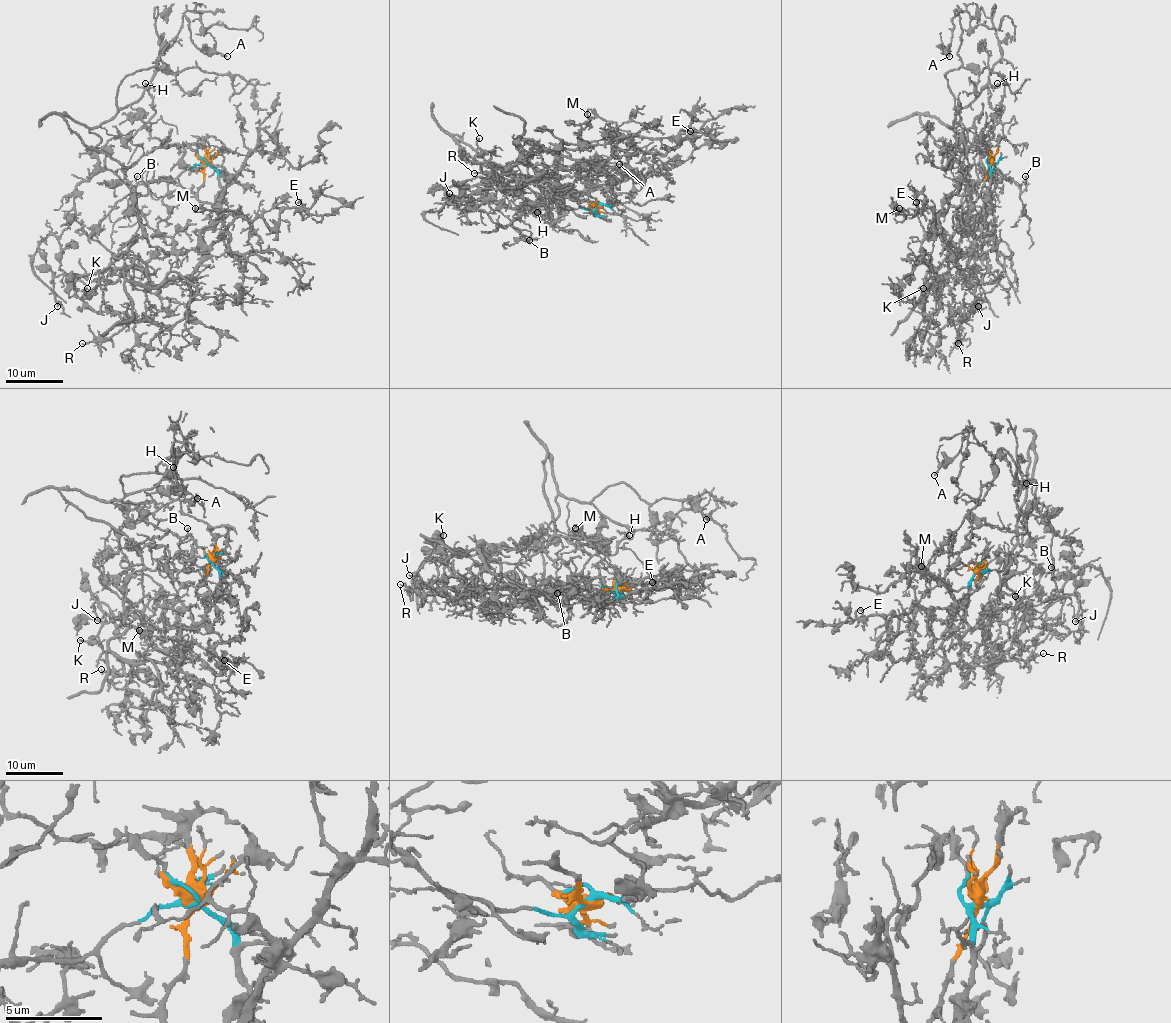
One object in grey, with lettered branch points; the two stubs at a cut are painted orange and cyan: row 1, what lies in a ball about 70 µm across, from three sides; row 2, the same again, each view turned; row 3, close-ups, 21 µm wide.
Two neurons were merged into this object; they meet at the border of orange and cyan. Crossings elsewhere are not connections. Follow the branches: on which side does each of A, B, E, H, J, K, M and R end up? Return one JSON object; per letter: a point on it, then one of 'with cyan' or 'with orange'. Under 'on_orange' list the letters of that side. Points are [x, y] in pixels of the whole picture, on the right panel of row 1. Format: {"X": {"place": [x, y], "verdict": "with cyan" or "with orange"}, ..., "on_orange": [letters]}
{"A": {"place": [949, 56], "verdict": "with cyan"}, "B": {"place": [1025, 176], "verdict": "with cyan"}, "E": {"place": [916, 202], "verdict": "with orange"}, "H": {"place": [997, 83], "verdict": "with cyan"}, "J": {"place": [978, 306], "verdict": "with cyan"}, "K": {"place": [923, 288], "verdict": "with cyan"}, "M": {"place": [899, 208], "verdict": "with orange"}, "R": {"place": [958, 343], "verdict": "with orange"}, "on_orange": ["E", "M", "R"]}

